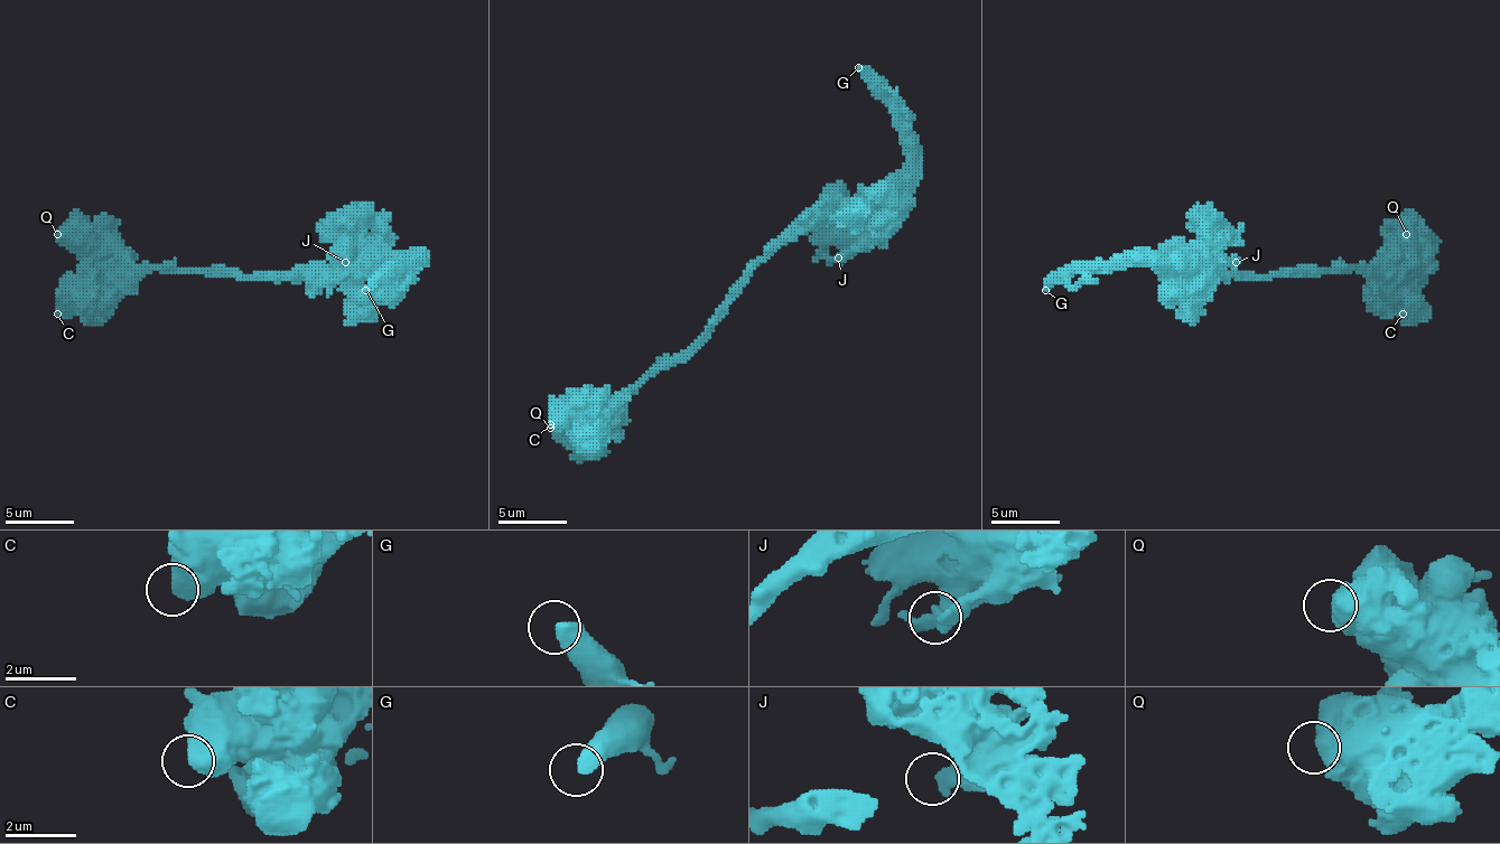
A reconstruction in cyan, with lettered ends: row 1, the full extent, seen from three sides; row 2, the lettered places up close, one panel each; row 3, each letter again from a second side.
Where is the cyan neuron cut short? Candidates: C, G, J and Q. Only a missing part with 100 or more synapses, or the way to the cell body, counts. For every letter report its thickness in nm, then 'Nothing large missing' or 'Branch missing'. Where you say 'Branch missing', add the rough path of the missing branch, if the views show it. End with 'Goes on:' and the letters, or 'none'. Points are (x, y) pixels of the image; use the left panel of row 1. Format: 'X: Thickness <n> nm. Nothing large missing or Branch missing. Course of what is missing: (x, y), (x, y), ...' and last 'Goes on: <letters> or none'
C: Thickness 750 nm. Nothing large missing
G: Thickness 480 nm. Branch missing. Course of what is missing: (365, 290), (352, 303), (244, 303), (231, 293), (262, 275), (310, 272), (370, 325), (415, 293)
J: Thickness 440 nm. Nothing large missing
Q: Thickness 950 nm. Nothing large missing
Goes on: G

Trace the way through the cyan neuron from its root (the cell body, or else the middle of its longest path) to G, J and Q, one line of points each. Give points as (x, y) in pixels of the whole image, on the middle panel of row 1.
G: (769, 258), (782, 244), (828, 219), (858, 216), (907, 168), (907, 143), (901, 137), (897, 105), (858, 67)
J: (769, 258), (800, 233), (841, 219), (858, 236), (858, 244), (838, 258)
Q: (769, 258), (751, 271), (716, 313), (716, 320), (686, 352), (654, 365), (602, 410), (564, 413), (550, 428)

